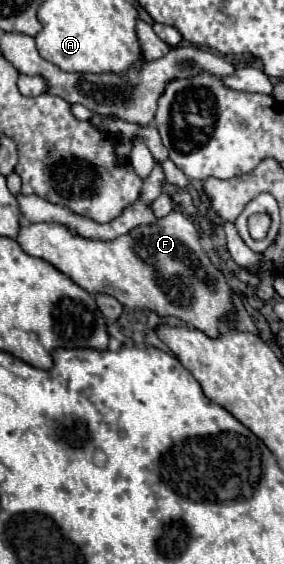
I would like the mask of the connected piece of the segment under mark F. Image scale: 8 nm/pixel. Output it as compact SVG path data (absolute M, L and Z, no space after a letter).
M169 212L153 224L139 226L107 242L83 238L57 222L23 224L17 242L27 254L51 262L89 294L111 294L125 306L177 316L209 336L219 334L219 318L227 310L231 290L223 274L203 252L193 220L183 212Z

